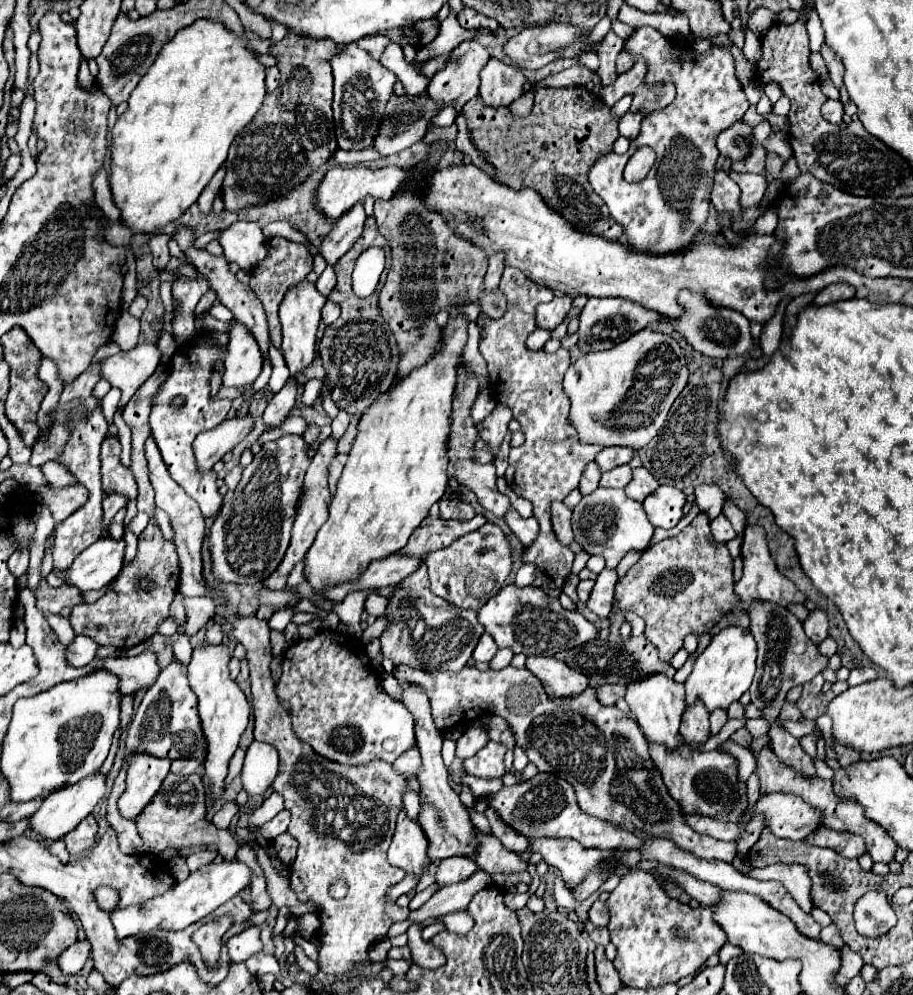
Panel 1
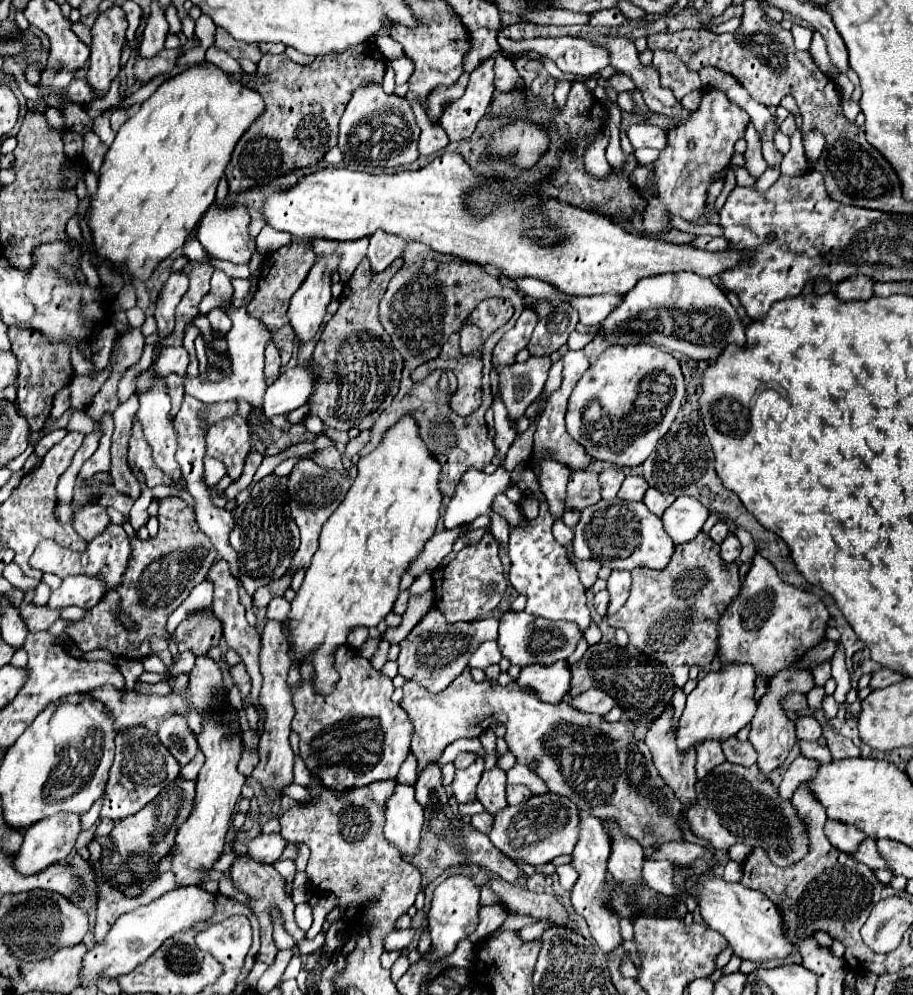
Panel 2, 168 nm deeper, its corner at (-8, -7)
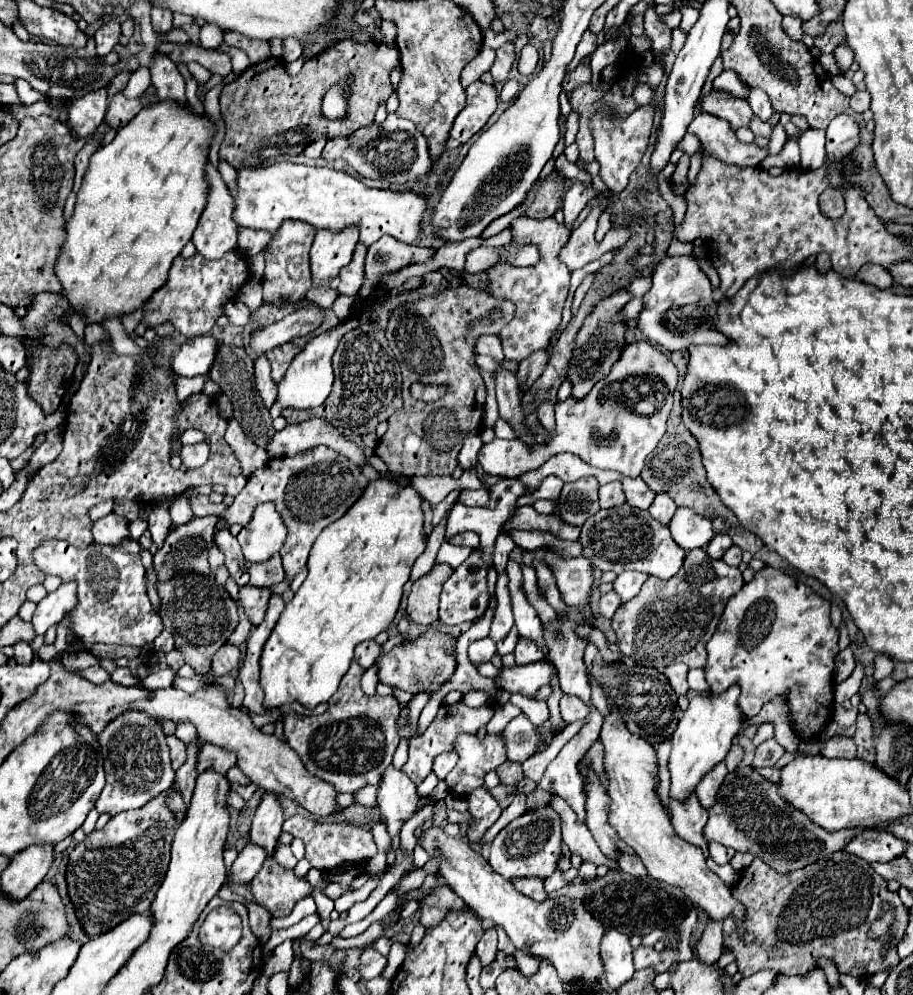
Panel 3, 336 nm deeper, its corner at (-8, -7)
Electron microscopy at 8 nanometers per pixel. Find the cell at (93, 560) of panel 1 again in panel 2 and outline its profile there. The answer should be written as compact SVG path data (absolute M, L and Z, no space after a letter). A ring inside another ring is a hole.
M75 575L63 579L63 585L51 593L47 605L53 609L69 607L69 605L91 609L95 607L95 603L103 599L105 593L107 593L107 585L97 575Z

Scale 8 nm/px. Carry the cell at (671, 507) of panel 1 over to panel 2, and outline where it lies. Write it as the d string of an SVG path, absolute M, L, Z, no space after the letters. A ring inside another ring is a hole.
M677 497L673 505L669 505L667 511L663 513L661 521L667 535L675 543L687 543L701 531L707 517L709 511L697 499Z

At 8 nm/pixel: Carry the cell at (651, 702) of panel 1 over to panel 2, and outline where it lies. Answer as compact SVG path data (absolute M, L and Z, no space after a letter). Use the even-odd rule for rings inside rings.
M667 705L665 711L649 723L645 743L653 753L653 763L659 771L659 775L667 781L669 787L673 787L675 795L679 795L683 807L695 803L695 749L691 747L689 751L679 751L677 747L677 727L673 727L673 705Z

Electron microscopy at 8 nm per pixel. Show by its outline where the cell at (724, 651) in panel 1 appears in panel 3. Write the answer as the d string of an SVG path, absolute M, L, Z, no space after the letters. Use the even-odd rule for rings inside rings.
M739 687L727 689L723 695L709 695L709 693L699 693L689 701L689 709L681 717L677 731L671 739L673 749L667 761L669 773L671 773L671 789L669 795L677 801L687 801L689 795L695 791L699 781L717 765L725 759L733 737L741 729L741 719L743 713L737 707L737 697L739 697Z

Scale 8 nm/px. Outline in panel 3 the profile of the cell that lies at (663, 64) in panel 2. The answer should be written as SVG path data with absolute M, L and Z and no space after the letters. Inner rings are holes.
M655 5L649 7L645 13L645 33L653 41L653 51L661 53L661 57L665 57L667 51L671 49L671 29L659 19Z

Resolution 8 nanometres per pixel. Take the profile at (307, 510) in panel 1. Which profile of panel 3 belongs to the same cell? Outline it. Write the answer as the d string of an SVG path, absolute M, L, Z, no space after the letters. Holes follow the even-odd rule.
M247 585L247 587L239 589L239 603L243 605L245 615L247 615L247 619L251 621L253 627L257 627L263 621L269 597L271 597L271 591L265 589L265 587Z

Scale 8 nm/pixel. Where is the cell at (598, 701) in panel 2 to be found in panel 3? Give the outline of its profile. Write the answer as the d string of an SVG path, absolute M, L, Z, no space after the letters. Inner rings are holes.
M563 695L561 697L561 717L565 723L573 723L577 719L583 719L583 715L587 715L587 707L583 707L583 703L579 703L579 699Z

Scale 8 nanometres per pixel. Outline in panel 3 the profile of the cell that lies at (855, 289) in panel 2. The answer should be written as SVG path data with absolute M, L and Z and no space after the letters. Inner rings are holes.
M867 263L867 267L863 267L859 273L857 273L857 279L865 281L865 283L871 283L879 289L887 289L891 287L891 275L885 267L879 267L875 263Z

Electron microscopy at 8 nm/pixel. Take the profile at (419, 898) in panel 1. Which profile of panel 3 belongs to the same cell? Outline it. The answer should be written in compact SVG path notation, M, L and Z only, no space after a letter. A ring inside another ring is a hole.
M395 943L395 945L391 947L391 951L389 951L389 955L387 955L387 965L385 965L381 977L385 975L387 979L393 979L395 973L397 973L397 969L399 969L399 965L403 963L403 959L405 959L405 945Z

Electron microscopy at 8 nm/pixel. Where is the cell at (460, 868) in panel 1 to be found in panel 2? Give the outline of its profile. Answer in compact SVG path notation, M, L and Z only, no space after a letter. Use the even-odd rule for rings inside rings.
M451 875L441 885L437 885L431 901L431 909L427 915L429 921L429 933L431 933L431 951L433 957L443 957L455 949L455 943L459 939L469 937L477 927L479 913L479 885L469 875Z

